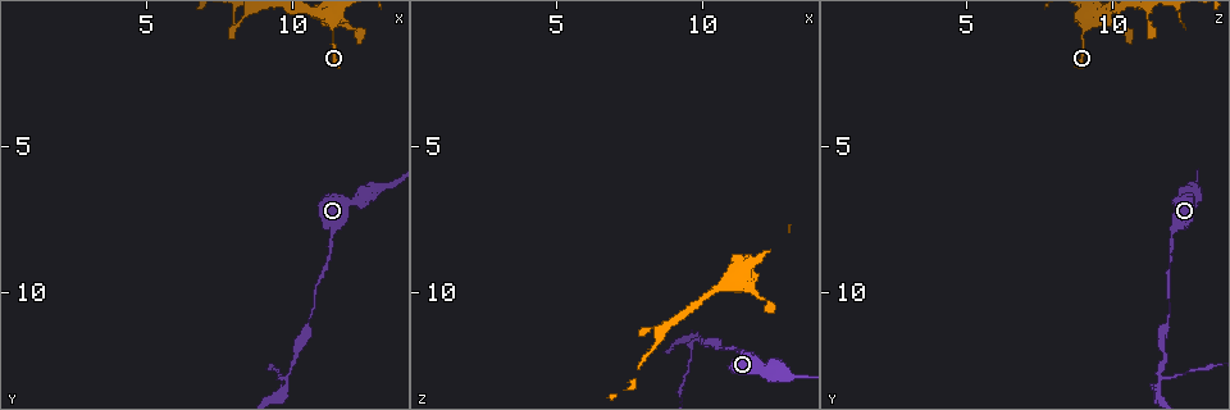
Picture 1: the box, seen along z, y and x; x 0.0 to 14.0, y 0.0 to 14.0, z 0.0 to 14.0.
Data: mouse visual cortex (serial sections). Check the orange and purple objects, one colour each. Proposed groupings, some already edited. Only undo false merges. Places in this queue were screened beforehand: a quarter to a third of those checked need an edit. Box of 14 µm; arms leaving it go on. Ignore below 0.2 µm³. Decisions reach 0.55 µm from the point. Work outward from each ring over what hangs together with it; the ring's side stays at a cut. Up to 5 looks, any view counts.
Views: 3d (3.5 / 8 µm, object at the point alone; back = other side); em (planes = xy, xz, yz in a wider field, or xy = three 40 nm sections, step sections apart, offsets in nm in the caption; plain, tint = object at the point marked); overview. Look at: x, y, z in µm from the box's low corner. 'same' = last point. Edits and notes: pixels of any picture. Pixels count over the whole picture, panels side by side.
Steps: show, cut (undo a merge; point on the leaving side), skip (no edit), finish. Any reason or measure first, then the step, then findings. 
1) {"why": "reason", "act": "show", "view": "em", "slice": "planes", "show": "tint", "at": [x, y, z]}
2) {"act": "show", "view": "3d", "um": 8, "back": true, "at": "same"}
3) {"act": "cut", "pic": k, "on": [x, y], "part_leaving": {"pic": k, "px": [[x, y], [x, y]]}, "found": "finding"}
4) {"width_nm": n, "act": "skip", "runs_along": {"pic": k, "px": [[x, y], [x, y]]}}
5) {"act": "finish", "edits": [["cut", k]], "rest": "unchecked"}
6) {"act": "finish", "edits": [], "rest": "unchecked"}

{"why": "thick turns thin", "act": "show", "view": "3d", "um": 3.5, "at": [11.4, 8.4, 12.0]}

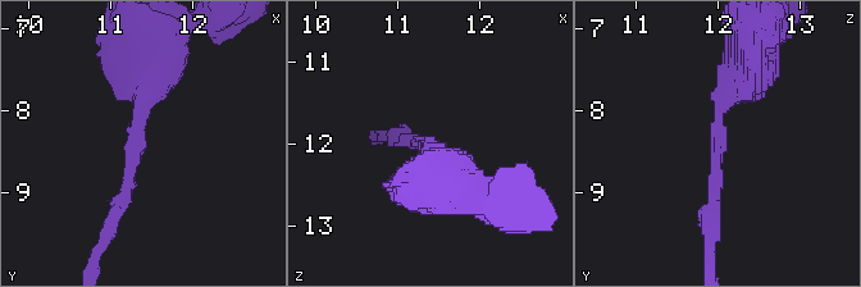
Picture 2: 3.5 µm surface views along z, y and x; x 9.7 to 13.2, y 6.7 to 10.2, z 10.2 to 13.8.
{"arm_widths_nm": [150, 500], "act": "show", "view": "em", "slice": "xy", "step": 2, "show": "tint", "at": [11.35, 8.35, 12.00]}

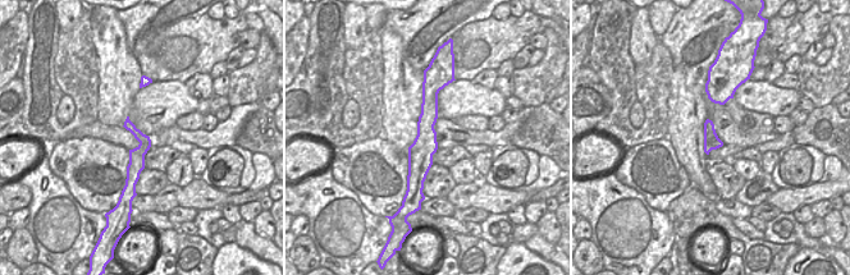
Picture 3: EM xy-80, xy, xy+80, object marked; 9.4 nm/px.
{"act": "skip", "runs_along": {"pic": 2, "px": [[751, 63], [721, 105], [709, 215]]}, "found": "all the same cell"}

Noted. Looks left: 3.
{"why": "three arms meet", "act": "show", "view": "3d", "um": 3.5, "at": [9.8, 12.9, 11.5]}

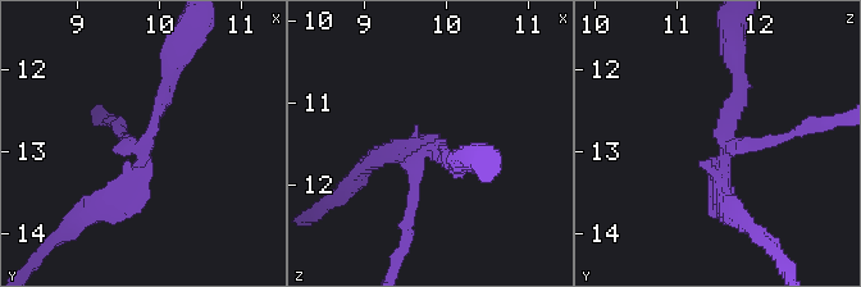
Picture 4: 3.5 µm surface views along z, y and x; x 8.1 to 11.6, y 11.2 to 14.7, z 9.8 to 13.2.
{"why": "need the tissue", "act": "show", "view": "em", "slice": "xy", "step": 2, "show": "tint", "at": [9.80, 12.95, 11.60]}

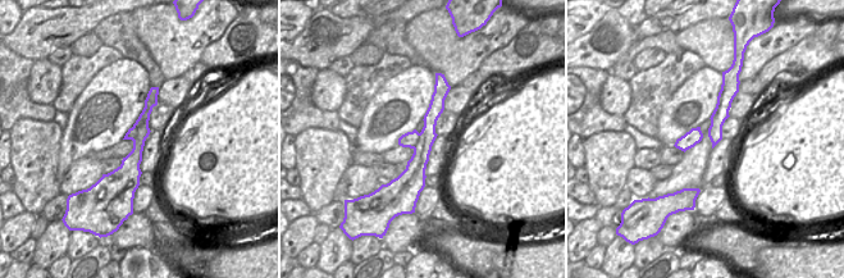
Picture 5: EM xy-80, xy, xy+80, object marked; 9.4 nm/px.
{"act": "show", "view": "em", "slice": "xy", "step": 1, "show": "tint", "at": "same"}

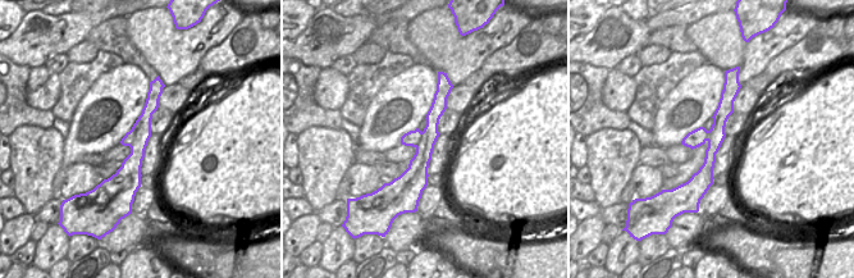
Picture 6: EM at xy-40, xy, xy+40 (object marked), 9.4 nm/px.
{"arms": 3, "arm_widths_nm": [150, 200, 300], "act": "cut", "pic": 4, "on": [770, 142], "border": {"pic": 6, "px": [[132, 130], [135, 140], [129, 146]]}, "found": "two cells meet here"}

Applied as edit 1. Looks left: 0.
{"act": "finish", "edits": [["cut", 4]], "rest": "unchecked"}

